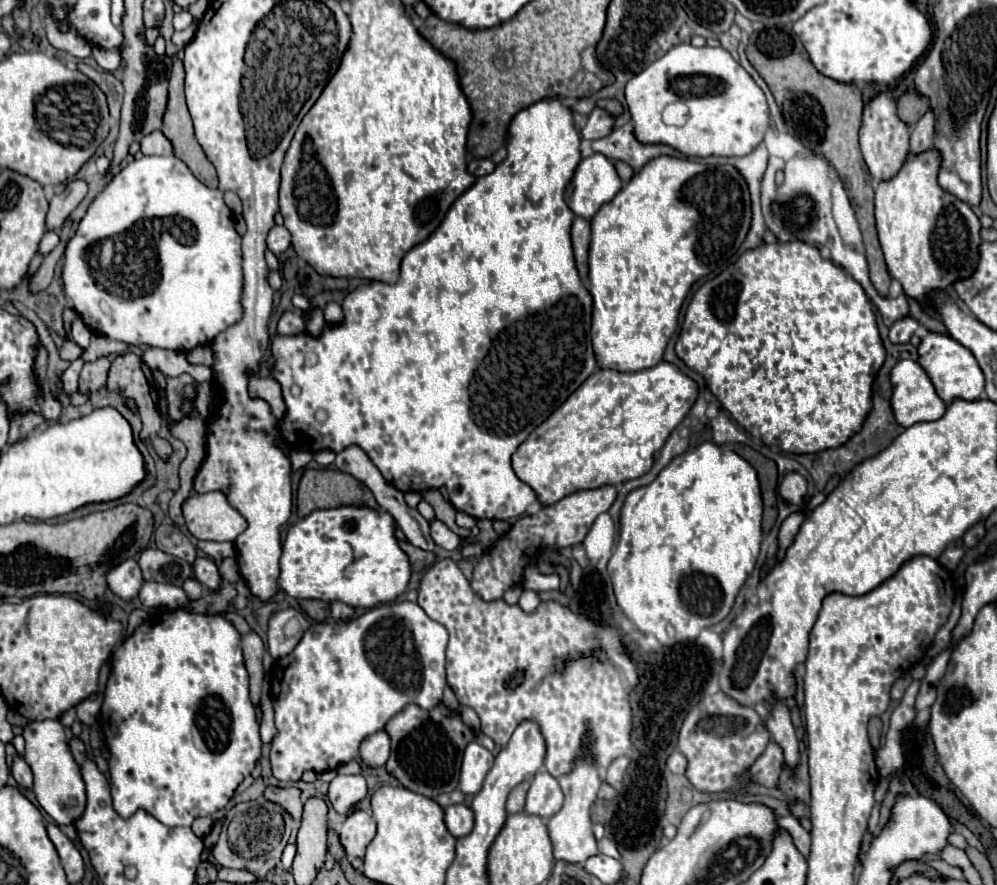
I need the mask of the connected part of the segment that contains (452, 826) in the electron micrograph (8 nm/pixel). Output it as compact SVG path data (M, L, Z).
M451 805L445 809L445 825L453 837L465 837L473 829L473 811L467 805Z

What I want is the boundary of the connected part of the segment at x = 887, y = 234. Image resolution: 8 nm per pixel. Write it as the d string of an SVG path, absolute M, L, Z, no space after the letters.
M935 149L923 151L919 155L907 153L907 161L899 169L899 173L887 181L879 181L875 187L875 219L877 233L883 247L883 255L889 267L889 275L903 285L907 297L927 301L929 291L933 289L951 289L957 279L969 277L979 261L979 229L981 223L977 215L965 201L959 201L955 195L947 193L937 183L939 173L939 153Z

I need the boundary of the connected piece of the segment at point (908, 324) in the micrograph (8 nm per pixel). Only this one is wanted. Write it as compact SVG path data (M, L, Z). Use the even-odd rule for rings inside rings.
M903 317L903 319L895 321L893 327L889 329L889 339L893 343L907 343L917 327L919 327L919 323L913 317Z

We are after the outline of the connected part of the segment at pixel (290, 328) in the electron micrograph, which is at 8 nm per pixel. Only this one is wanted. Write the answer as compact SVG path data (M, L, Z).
M283 311L279 323L277 323L277 333L279 335L299 335L305 331L305 321L301 313L297 311Z

